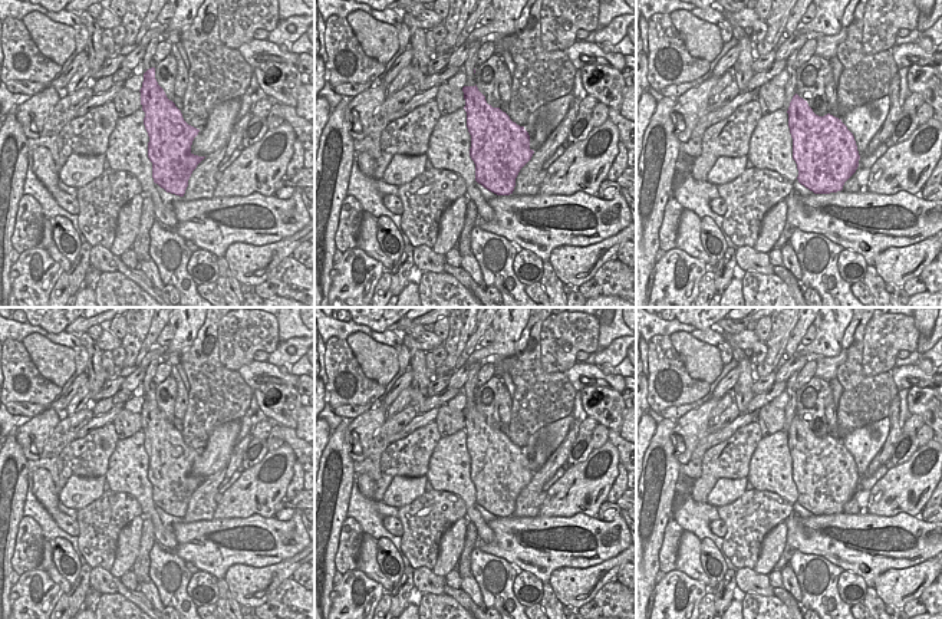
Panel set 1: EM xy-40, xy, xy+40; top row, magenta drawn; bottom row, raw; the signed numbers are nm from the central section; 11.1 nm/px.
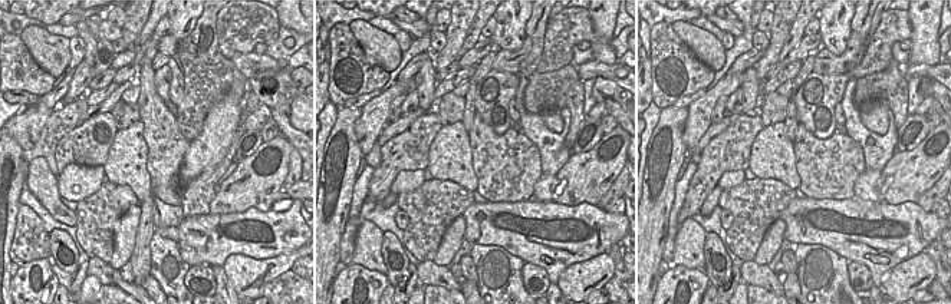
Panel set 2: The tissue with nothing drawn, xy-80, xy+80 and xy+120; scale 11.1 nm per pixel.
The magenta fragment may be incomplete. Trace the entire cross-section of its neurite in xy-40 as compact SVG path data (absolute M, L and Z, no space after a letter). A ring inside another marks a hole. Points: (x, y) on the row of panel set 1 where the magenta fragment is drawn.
M155 68L144 73L139 92L154 182L167 192L184 197L192 171L205 158L191 152L200 129L188 125L181 111L167 98L155 79Z

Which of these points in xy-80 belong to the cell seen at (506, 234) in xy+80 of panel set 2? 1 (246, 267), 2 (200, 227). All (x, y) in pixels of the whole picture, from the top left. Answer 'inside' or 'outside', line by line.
1: outside
2: inside

